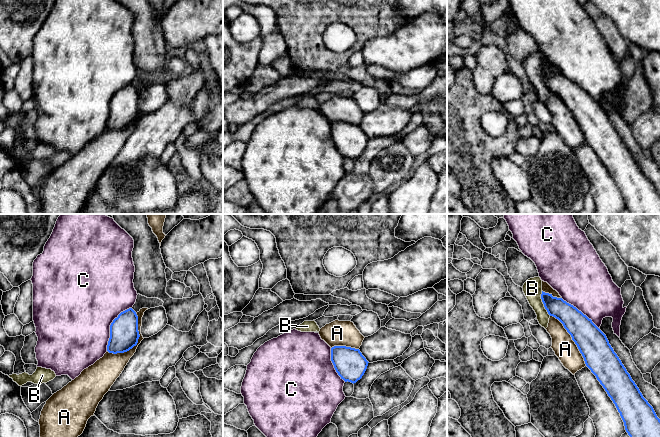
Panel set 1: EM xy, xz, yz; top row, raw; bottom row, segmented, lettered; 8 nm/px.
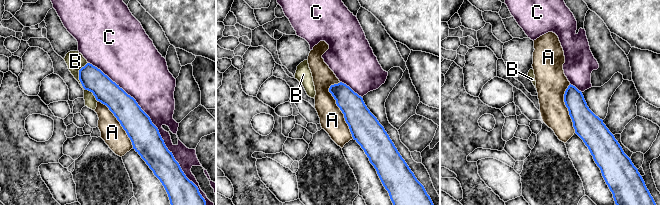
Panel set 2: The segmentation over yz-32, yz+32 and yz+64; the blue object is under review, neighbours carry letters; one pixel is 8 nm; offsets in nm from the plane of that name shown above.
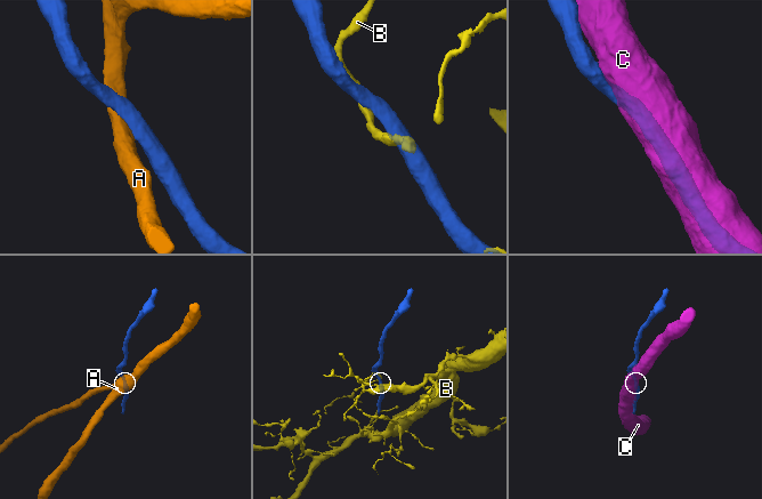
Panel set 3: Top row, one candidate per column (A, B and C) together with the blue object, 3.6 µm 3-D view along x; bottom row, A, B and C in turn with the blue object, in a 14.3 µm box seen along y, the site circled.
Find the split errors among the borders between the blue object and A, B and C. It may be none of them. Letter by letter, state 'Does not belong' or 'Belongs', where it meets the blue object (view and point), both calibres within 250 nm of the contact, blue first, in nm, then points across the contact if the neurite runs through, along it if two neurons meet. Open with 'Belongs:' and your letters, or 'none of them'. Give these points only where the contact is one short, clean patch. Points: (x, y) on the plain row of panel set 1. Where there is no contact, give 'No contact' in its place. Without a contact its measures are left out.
Belongs: C
A: Does not belong. Touches blue at xy (137, 118). Thickness 240 nm (blue) against 160 nm
B: Does not belong. Touches blue at yz (543, 79). Thickness 170 nm (blue) against 160 nm
C: Belongs. Touches blue at xy (110, 102). Thickness 240 nm (blue) against 500 nm

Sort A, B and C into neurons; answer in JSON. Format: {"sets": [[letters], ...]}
{"sets": [["A"], ["B"], ["C"]]}

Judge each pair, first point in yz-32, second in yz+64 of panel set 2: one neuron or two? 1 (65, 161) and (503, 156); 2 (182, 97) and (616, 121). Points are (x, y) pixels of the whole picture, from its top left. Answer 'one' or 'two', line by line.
1: one
2: one

